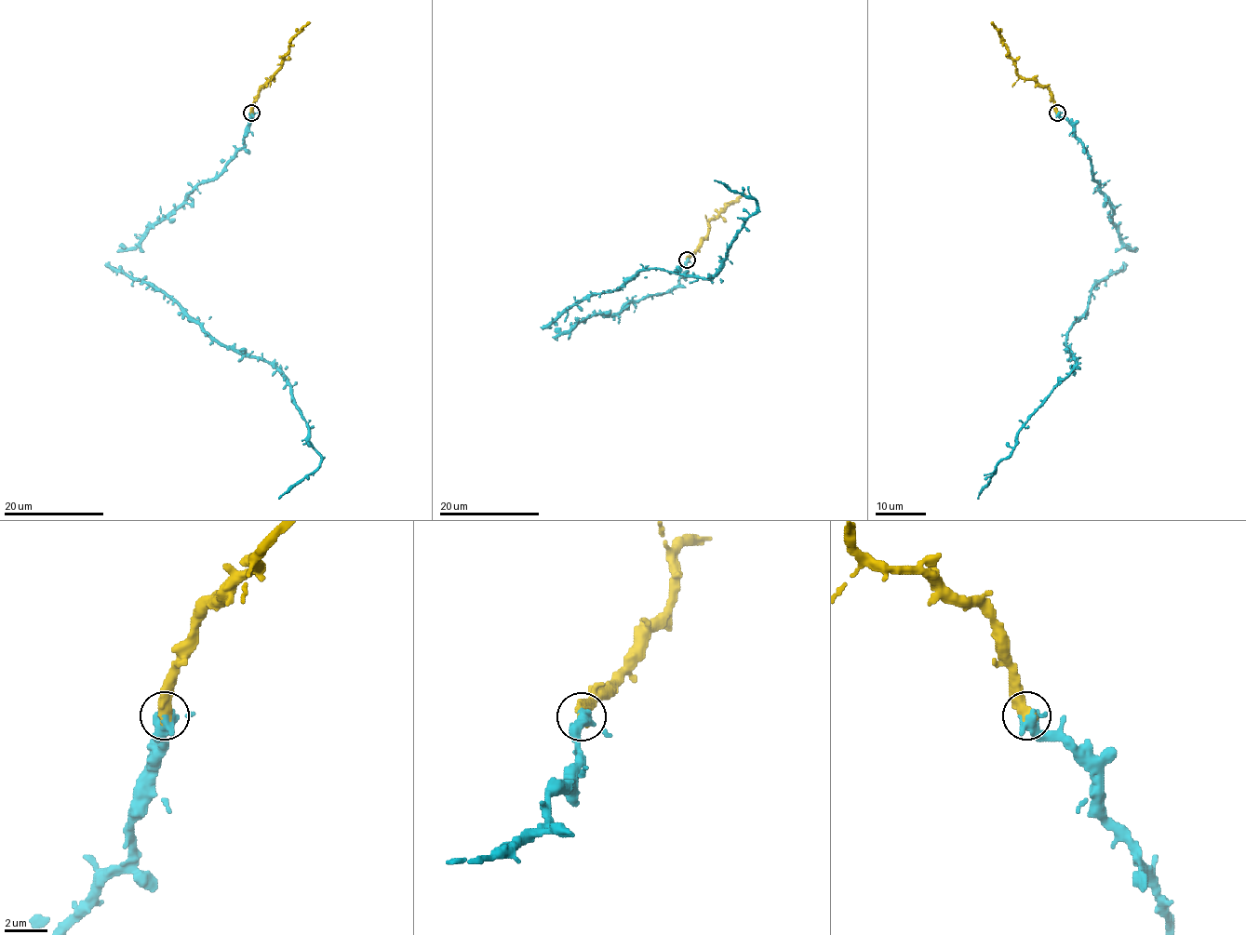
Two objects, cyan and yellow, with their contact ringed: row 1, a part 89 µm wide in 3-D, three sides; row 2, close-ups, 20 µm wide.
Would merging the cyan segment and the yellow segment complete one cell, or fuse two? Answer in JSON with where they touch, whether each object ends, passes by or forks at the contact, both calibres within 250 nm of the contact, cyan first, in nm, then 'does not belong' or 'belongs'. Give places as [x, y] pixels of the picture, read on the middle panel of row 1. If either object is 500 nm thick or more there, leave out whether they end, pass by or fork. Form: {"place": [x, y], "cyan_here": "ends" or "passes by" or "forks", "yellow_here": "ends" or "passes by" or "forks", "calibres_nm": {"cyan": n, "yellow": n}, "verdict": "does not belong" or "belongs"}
{"place": [687, 260], "calibres_nm": {"cyan": 320, "yellow": 550}, "verdict": "belongs"}

